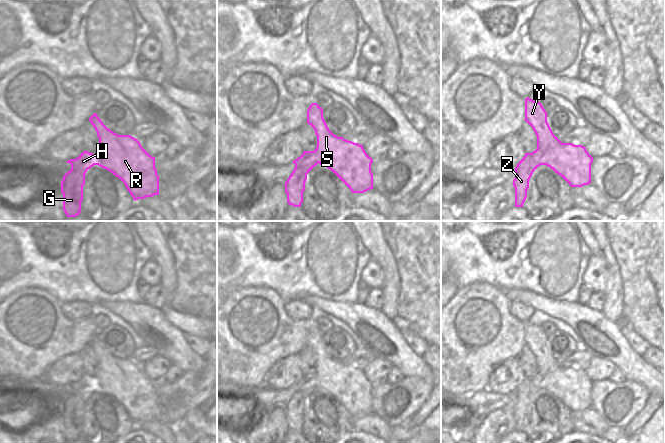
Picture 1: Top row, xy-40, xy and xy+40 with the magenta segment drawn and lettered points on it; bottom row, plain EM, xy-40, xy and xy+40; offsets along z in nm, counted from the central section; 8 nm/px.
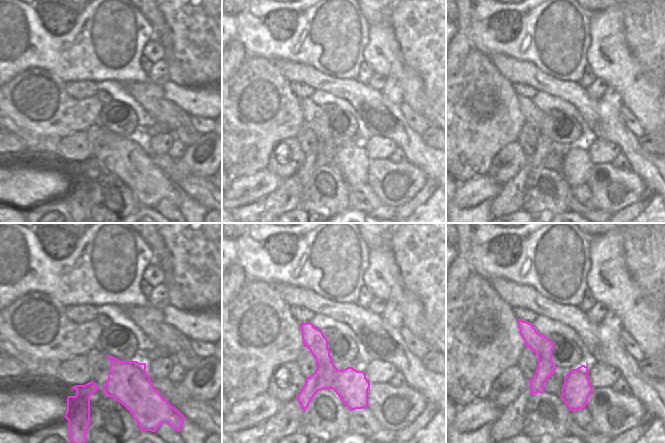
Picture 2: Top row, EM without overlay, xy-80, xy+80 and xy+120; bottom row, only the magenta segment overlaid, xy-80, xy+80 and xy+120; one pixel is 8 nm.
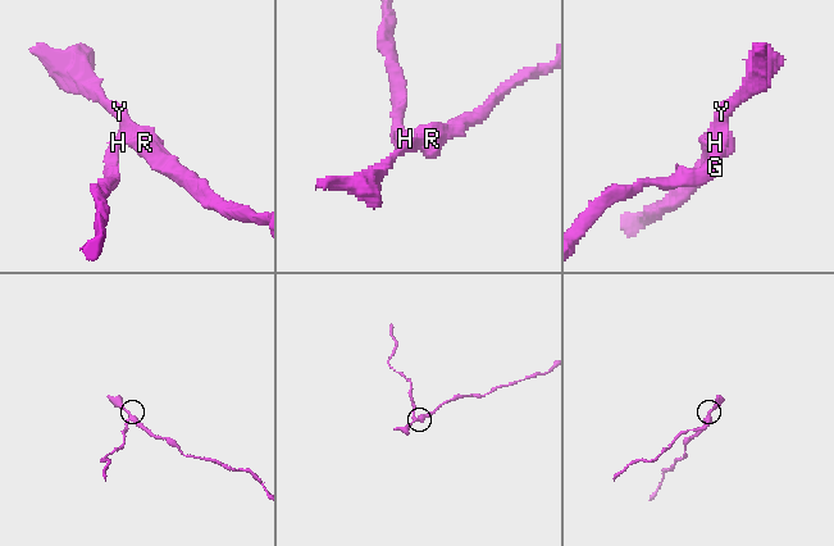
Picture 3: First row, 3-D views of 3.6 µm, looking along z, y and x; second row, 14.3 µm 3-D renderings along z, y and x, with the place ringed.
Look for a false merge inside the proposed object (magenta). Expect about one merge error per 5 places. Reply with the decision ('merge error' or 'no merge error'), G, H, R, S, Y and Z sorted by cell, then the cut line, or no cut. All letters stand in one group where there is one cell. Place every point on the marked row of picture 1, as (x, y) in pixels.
merge error; groups G H Z / R S Y; cut xy+40 (537, 148), (543, 151), (545, 164)

